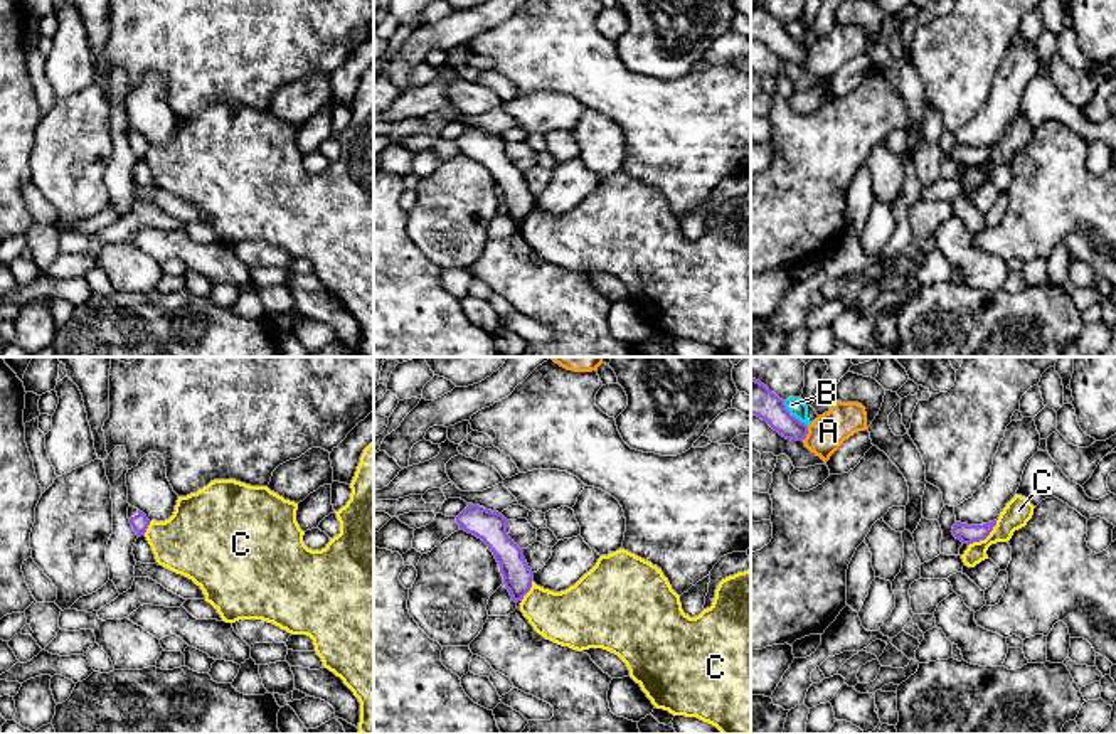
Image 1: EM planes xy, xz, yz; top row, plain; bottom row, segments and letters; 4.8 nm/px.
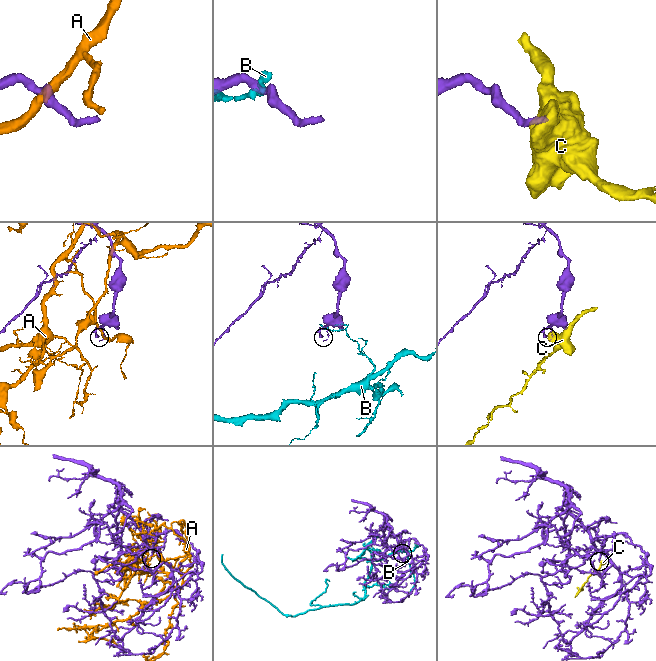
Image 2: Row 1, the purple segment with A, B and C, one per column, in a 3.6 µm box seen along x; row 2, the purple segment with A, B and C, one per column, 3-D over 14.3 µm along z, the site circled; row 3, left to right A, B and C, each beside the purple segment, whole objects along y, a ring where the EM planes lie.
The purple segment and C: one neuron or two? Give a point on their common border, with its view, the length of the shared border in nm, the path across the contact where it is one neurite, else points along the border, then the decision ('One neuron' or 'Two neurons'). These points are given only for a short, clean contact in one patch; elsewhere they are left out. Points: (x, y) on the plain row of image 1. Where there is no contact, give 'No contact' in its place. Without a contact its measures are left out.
Touches purple at yz (985, 160). Shared border 200 nm. Boundary: yz (999, 142), (983, 162), (973, 164), (968, 169). Two neurons

